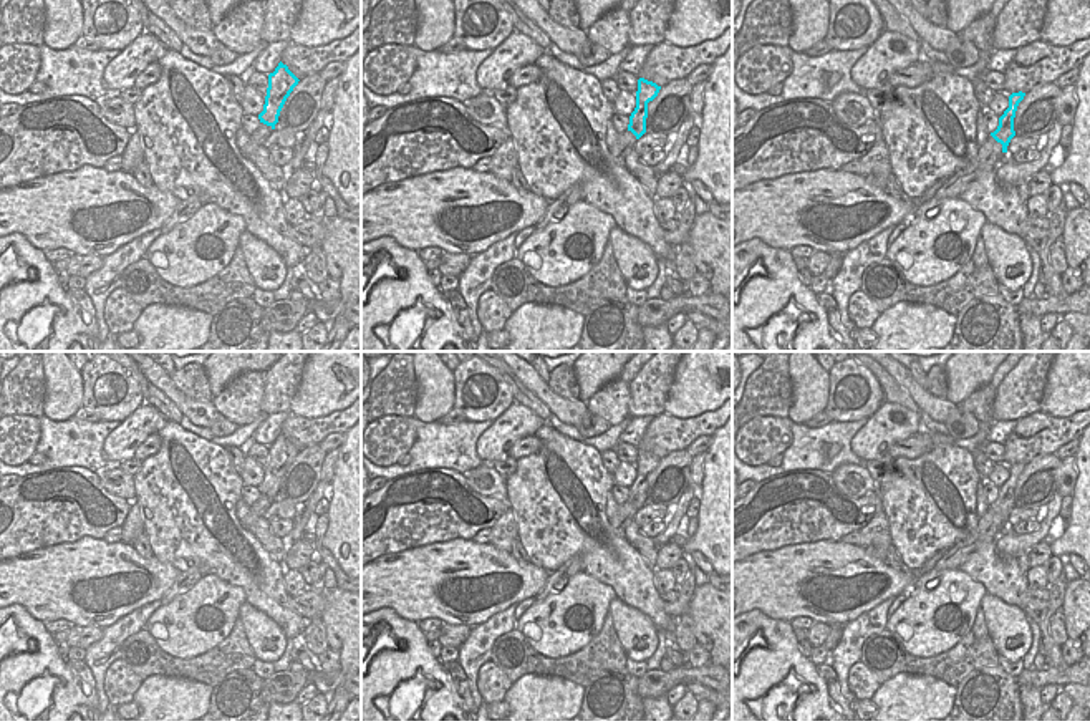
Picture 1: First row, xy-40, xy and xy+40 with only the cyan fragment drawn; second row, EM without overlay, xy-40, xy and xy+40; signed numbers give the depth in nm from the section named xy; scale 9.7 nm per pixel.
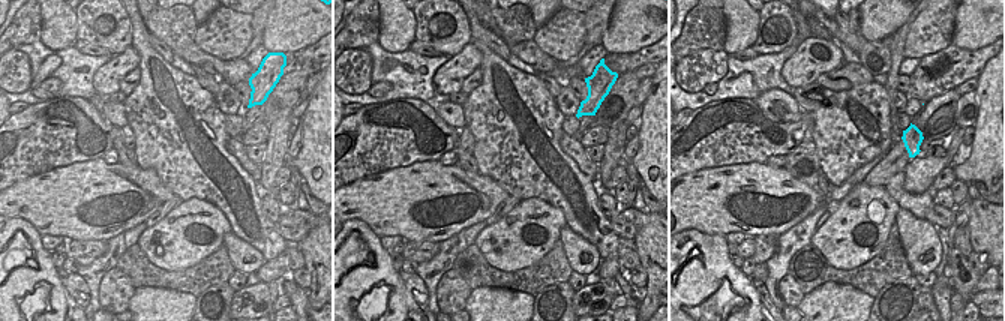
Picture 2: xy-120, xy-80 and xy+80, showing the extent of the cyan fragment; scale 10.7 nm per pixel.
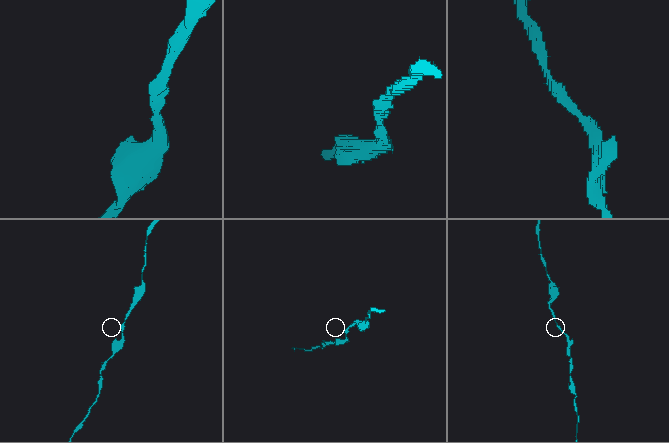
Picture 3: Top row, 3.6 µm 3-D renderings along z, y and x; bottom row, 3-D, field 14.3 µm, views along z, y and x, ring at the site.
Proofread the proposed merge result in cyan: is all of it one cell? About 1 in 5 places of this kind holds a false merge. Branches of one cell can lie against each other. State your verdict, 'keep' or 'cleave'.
keep

